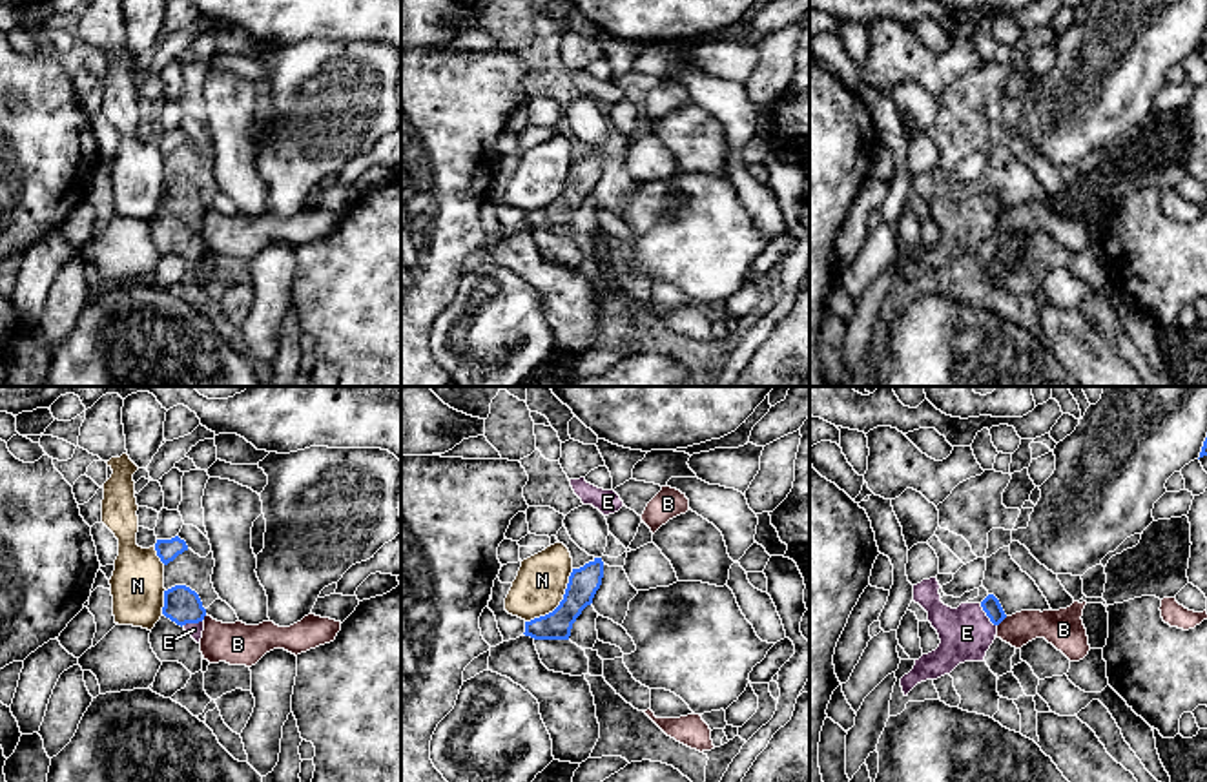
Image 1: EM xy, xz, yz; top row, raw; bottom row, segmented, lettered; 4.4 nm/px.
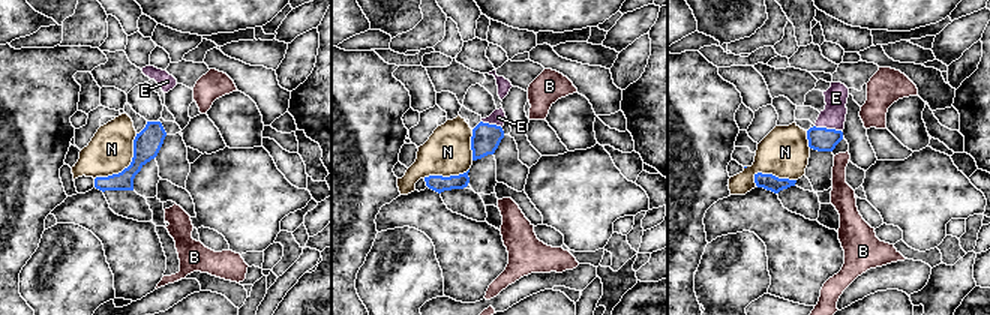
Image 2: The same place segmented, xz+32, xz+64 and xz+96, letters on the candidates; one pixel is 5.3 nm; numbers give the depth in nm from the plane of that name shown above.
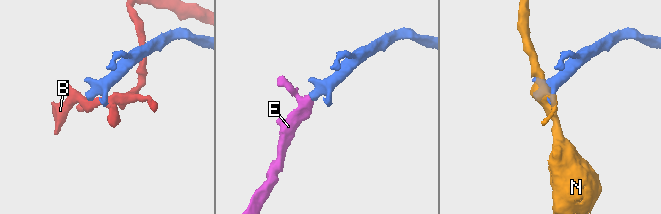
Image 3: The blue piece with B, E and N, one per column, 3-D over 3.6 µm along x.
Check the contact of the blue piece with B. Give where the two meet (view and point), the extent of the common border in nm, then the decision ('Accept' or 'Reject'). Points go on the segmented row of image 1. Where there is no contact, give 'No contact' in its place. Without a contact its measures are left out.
Touches blue at yz (1001, 620). Shared border 60 nm. Reject

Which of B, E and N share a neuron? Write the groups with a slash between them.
B / E / N

